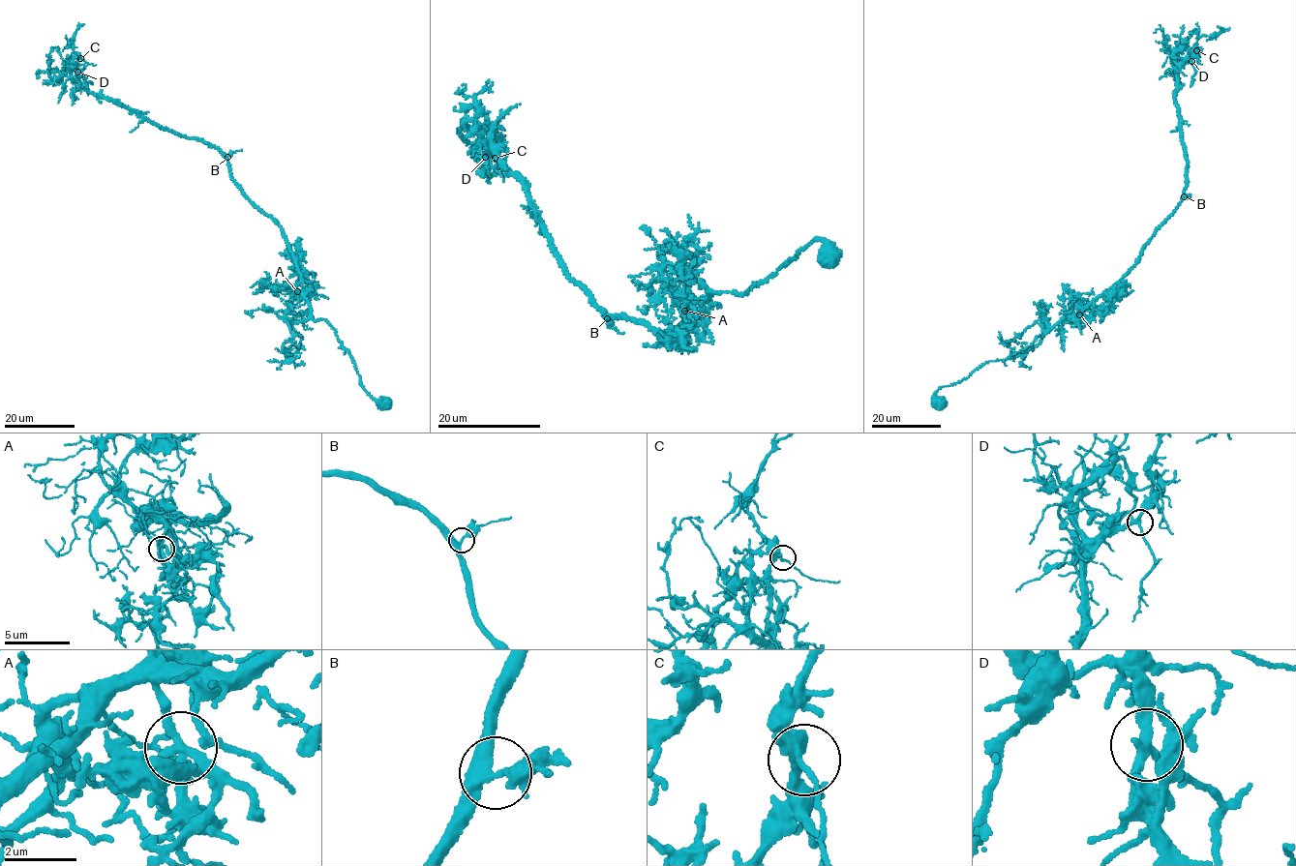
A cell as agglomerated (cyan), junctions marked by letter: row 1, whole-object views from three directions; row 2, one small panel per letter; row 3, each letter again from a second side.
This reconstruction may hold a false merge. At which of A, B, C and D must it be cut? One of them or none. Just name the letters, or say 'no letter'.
A

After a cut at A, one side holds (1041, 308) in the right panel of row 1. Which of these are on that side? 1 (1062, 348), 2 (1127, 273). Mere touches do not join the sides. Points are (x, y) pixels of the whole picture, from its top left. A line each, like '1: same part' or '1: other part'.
1: same part
2: same part

